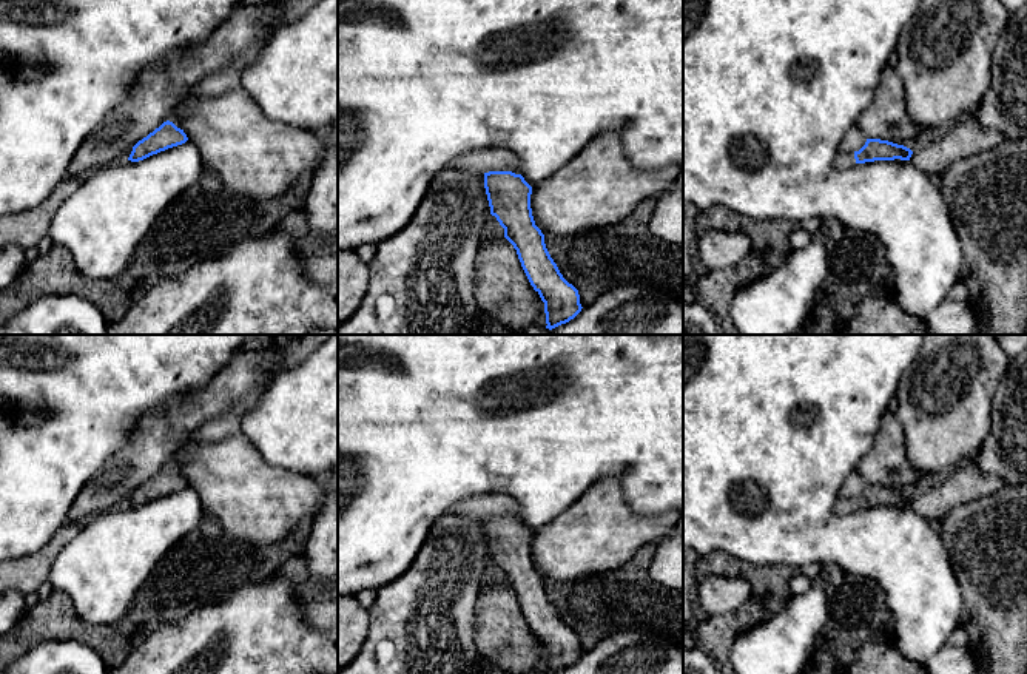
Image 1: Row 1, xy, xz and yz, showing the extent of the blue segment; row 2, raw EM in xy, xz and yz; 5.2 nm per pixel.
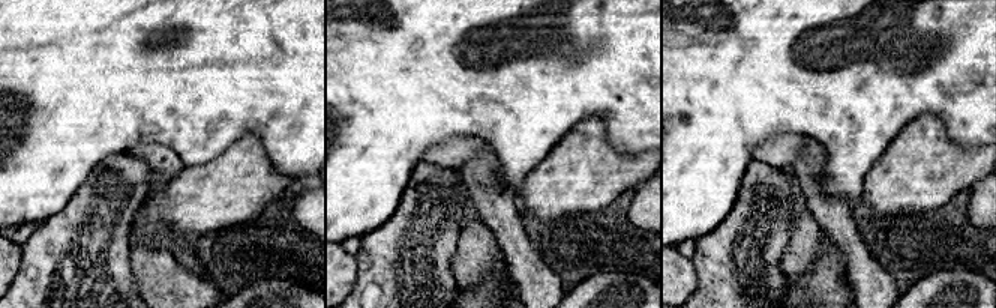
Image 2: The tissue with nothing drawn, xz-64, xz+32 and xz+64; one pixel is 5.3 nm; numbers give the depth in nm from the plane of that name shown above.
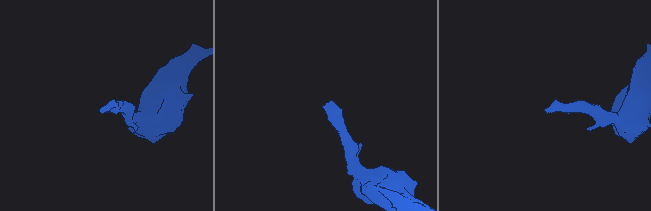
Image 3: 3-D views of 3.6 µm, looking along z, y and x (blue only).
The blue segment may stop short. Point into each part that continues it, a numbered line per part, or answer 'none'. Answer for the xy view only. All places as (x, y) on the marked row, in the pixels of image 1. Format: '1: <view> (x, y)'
none

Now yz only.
1: yz (842, 161)

